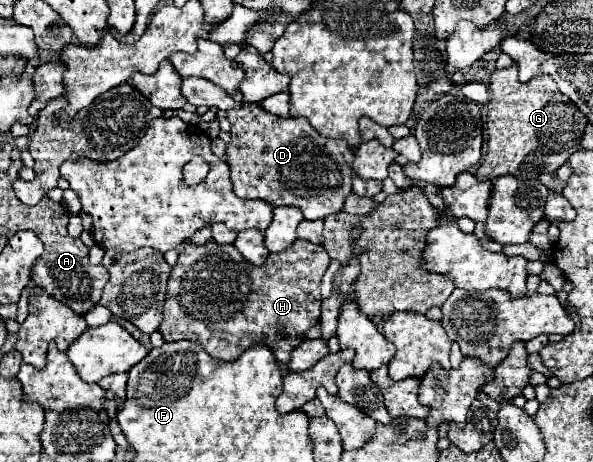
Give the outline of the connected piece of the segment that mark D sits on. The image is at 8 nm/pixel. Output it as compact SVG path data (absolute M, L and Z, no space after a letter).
M242 104L240 108L232 108L228 110L228 116L230 120L230 144L228 144L228 150L226 150L226 164L230 166L230 180L232 180L232 186L234 186L234 194L238 198L244 198L244 200L264 200L272 206L296 206L302 210L304 218L306 220L316 220L316 218L326 218L330 214L336 214L342 210L344 206L344 198L352 192L352 158L354 158L354 152L352 148L344 142L344 140L332 140L332 138L324 138L320 136L306 118L278 118L278 116L272 116L268 114L260 104Z

